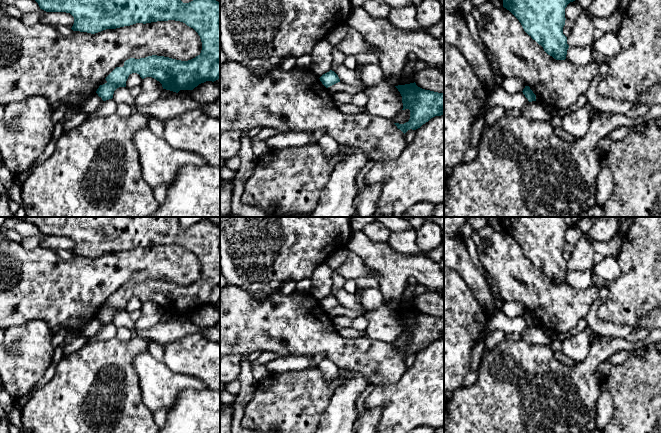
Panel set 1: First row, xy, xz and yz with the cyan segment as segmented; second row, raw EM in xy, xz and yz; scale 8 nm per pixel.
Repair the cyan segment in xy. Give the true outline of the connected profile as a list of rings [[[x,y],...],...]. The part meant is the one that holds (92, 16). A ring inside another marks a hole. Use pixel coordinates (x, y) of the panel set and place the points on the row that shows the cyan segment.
[[[35,0],[40,9],[46,12],[66,12],[74,17],[73,31],[95,34],[106,29],[116,29],[136,23],[151,23],[157,21],[175,20],[185,23],[193,28],[200,36],[202,42],[201,53],[188,61],[181,61],[164,56],[152,55],[145,58],[130,58],[124,62],[123,67],[116,67],[105,79],[106,83],[100,85],[96,93],[103,101],[113,98],[114,91],[119,87],[126,87],[130,74],[137,73],[142,79],[152,77],[162,84],[163,89],[178,93],[180,90],[193,90],[206,81],[220,79],[220,2],[216,0],[193,0],[183,3],[181,0]]]

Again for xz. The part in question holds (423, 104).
[[[415,82],[405,85],[398,85],[395,87],[402,96],[402,110],[410,110],[410,119],[408,122],[404,124],[394,123],[404,134],[410,129],[416,130],[420,128],[423,124],[435,116],[444,115],[444,93],[422,89],[418,87]]]

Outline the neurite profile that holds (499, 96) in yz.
[[[494,86],[487,100],[485,113],[477,116],[472,124],[470,135],[471,147],[466,151],[462,162],[468,163],[476,159],[478,144],[485,126],[485,115],[490,108],[500,106],[506,111],[511,109],[522,110],[529,103],[523,92],[511,94],[502,86]]]

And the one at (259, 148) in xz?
[[[264,140],[253,142],[251,145],[256,157],[260,157],[269,151],[269,148]]]

